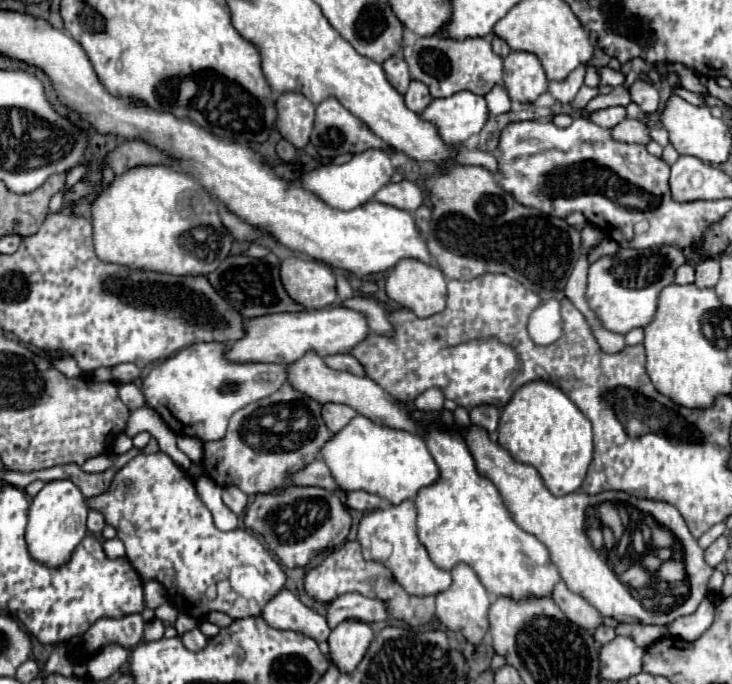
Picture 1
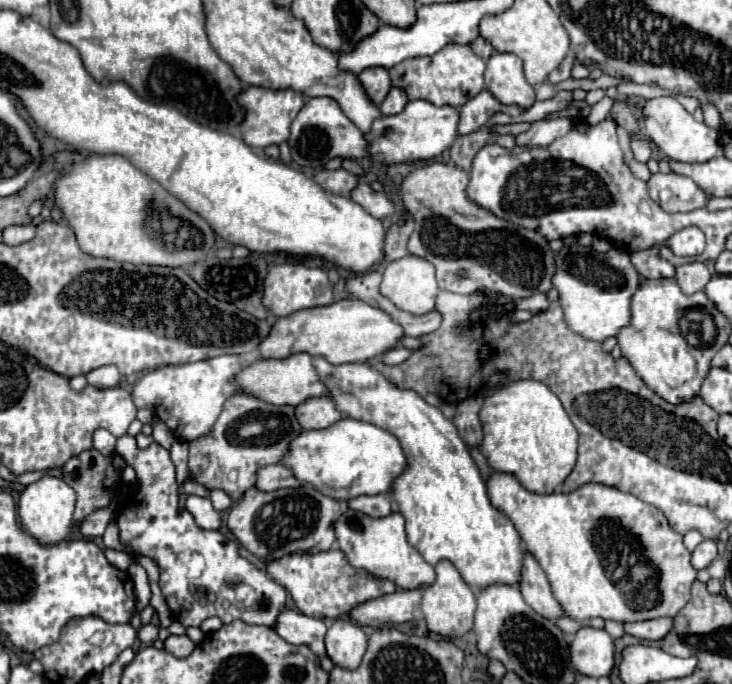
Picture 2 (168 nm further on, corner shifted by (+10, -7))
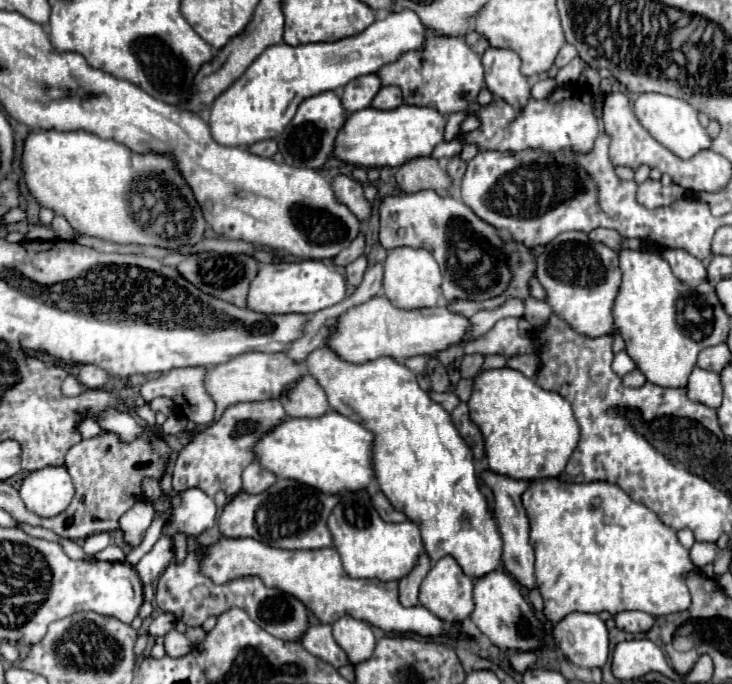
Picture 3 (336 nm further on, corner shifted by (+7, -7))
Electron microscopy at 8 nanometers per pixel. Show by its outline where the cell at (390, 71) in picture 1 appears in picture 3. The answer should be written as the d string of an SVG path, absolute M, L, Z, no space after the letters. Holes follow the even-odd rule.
M368 74L368 76L360 76L352 82L346 84L346 88L342 90L342 100L344 100L344 108L348 112L356 112L362 108L370 108L374 96L378 94L378 90L382 88L382 82L376 74Z

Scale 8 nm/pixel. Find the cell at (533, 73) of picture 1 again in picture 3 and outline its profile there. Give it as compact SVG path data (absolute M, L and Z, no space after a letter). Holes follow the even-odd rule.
M490 48L482 54L482 64L486 86L494 96L516 110L530 102L530 82L520 72L520 56L516 52Z

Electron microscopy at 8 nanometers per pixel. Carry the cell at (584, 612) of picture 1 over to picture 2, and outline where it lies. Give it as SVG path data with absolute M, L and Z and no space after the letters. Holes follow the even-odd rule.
M525 552L525 560L523 560L523 568L521 568L521 584L517 588L521 590L525 602L537 614L541 614L549 620L555 620L555 618L563 616L563 610L561 610L559 602L551 594L545 572L541 570L537 560L529 552Z

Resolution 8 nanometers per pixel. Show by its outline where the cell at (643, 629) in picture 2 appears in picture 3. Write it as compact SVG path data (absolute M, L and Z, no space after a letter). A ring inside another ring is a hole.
M620 612L620 614L616 614L614 620L620 630L630 632L630 634L648 632L656 624L656 618L650 614L644 614L644 612Z

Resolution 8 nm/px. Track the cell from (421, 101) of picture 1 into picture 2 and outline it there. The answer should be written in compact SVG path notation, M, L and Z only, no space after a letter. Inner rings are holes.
M391 88L389 96L385 96L385 100L379 104L379 112L383 116L391 116L391 114L399 114L407 104L407 96L401 88Z

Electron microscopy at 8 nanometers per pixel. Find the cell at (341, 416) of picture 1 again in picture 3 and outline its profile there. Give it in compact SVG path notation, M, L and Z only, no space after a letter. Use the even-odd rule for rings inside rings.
M304 376L300 384L282 396L284 410L290 418L320 418L330 412L328 396L312 376Z

